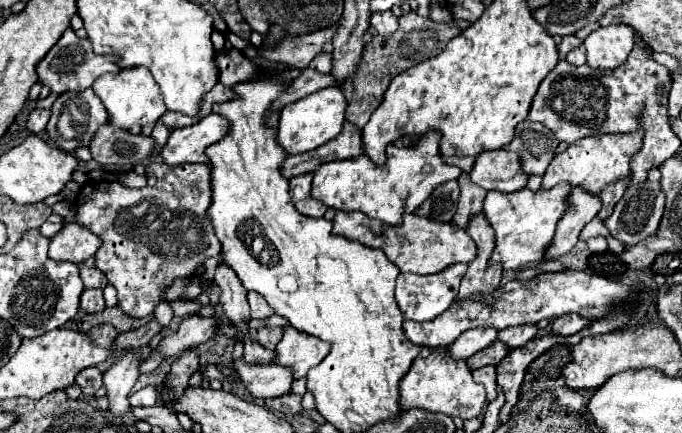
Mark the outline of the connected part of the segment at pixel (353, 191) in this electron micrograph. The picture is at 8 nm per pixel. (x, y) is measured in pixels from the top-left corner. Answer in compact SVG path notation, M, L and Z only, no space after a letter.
M429 131L413 147L387 147L387 163L383 167L375 165L367 155L355 159L331 161L319 165L313 173L311 197L335 211L361 211L371 219L379 219L387 225L401 225L405 213L413 213L431 191L451 179L459 179L459 167L449 167L443 163L439 153L439 133Z

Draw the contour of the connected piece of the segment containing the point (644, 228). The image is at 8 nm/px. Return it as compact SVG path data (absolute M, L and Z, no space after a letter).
M643 181L639 185L631 185L625 195L621 197L621 201L615 205L613 215L605 221L605 227L611 231L611 235L625 243L625 245L635 245L651 235L657 233L659 229L659 221L663 217L665 211L665 193L661 189L659 181Z

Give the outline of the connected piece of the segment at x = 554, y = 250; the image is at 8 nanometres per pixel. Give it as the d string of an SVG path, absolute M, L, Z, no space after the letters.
M581 187L573 189L569 209L563 215L563 219L559 221L557 231L555 231L555 239L553 239L551 247L547 249L547 259L569 253L575 247L575 243L579 241L581 229L599 213L599 209L601 209L599 197L587 193Z

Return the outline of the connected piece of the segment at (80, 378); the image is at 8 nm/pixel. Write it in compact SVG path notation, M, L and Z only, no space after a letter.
M87 367L77 375L77 385L85 395L95 395L99 387L103 385L101 381L101 371L97 367Z

